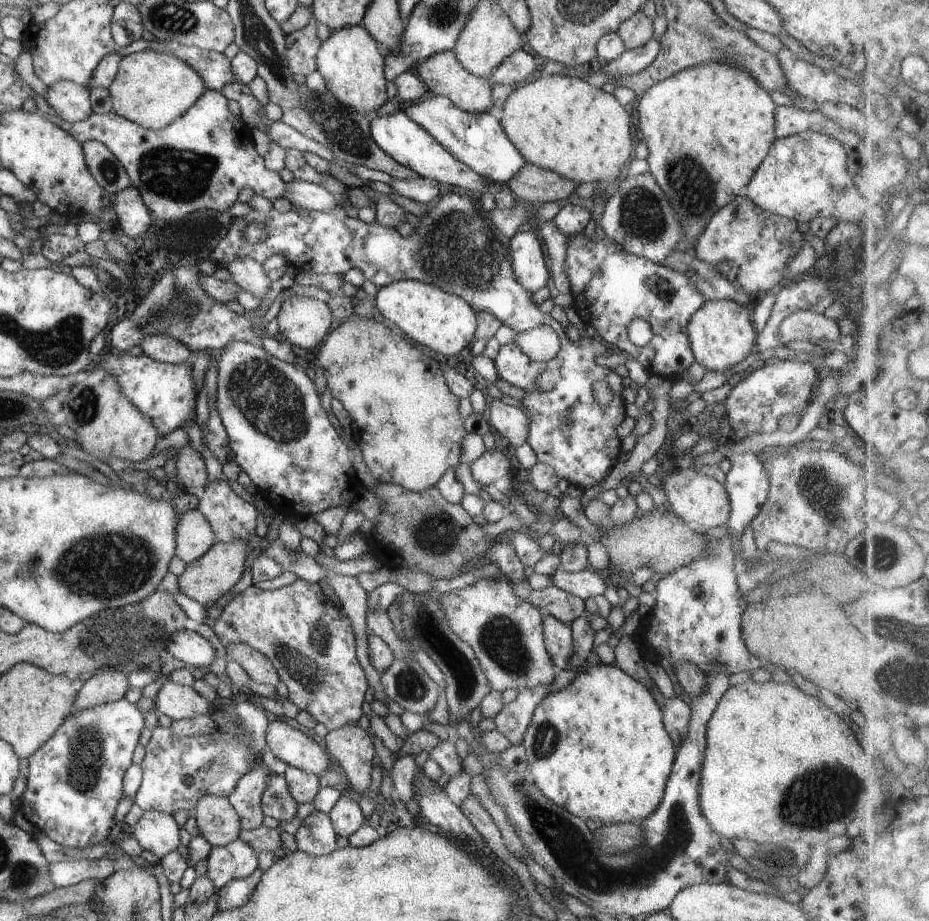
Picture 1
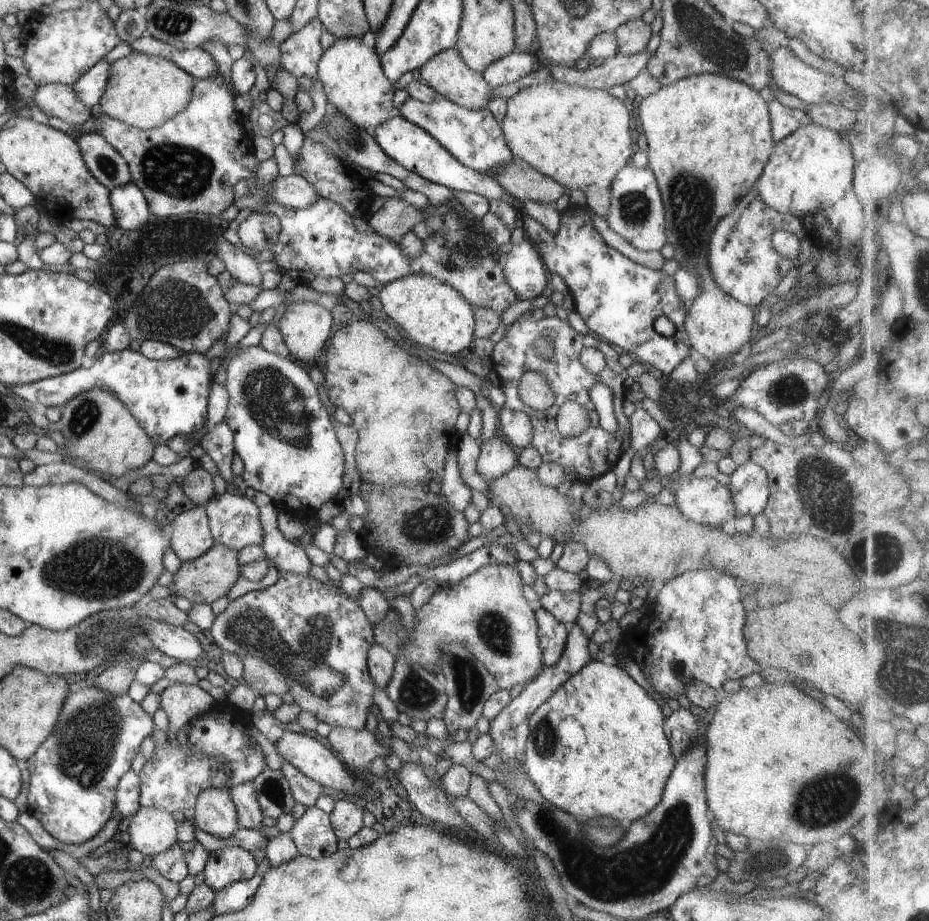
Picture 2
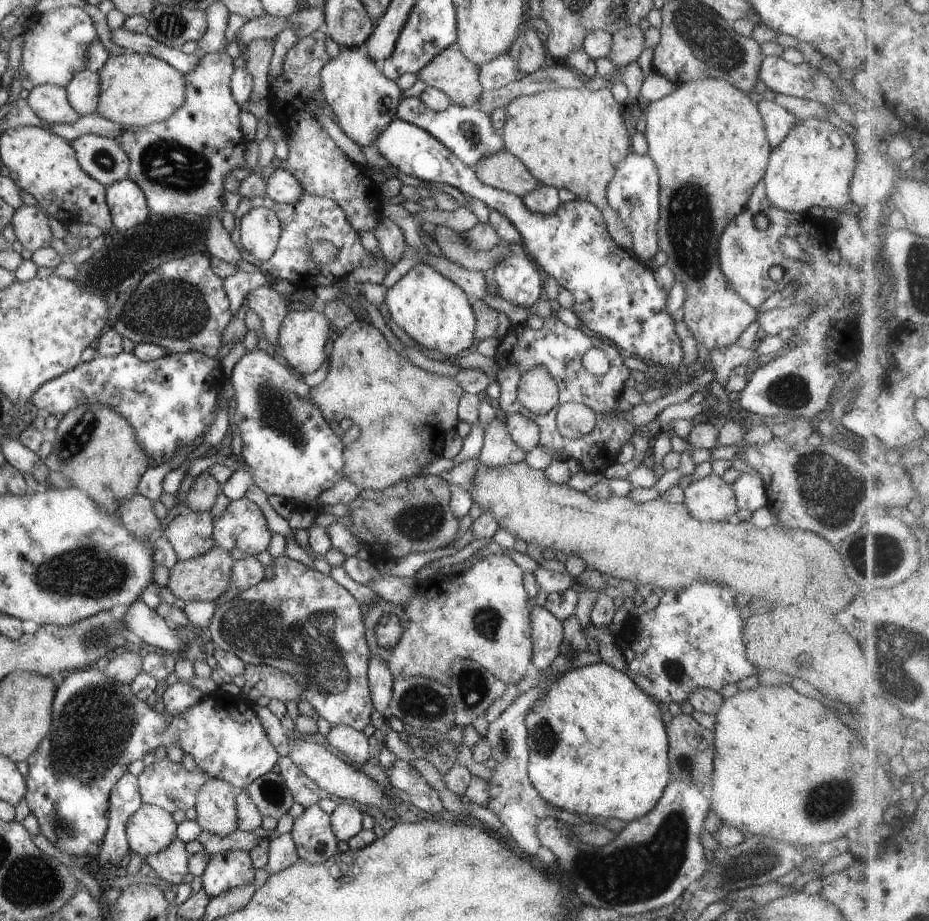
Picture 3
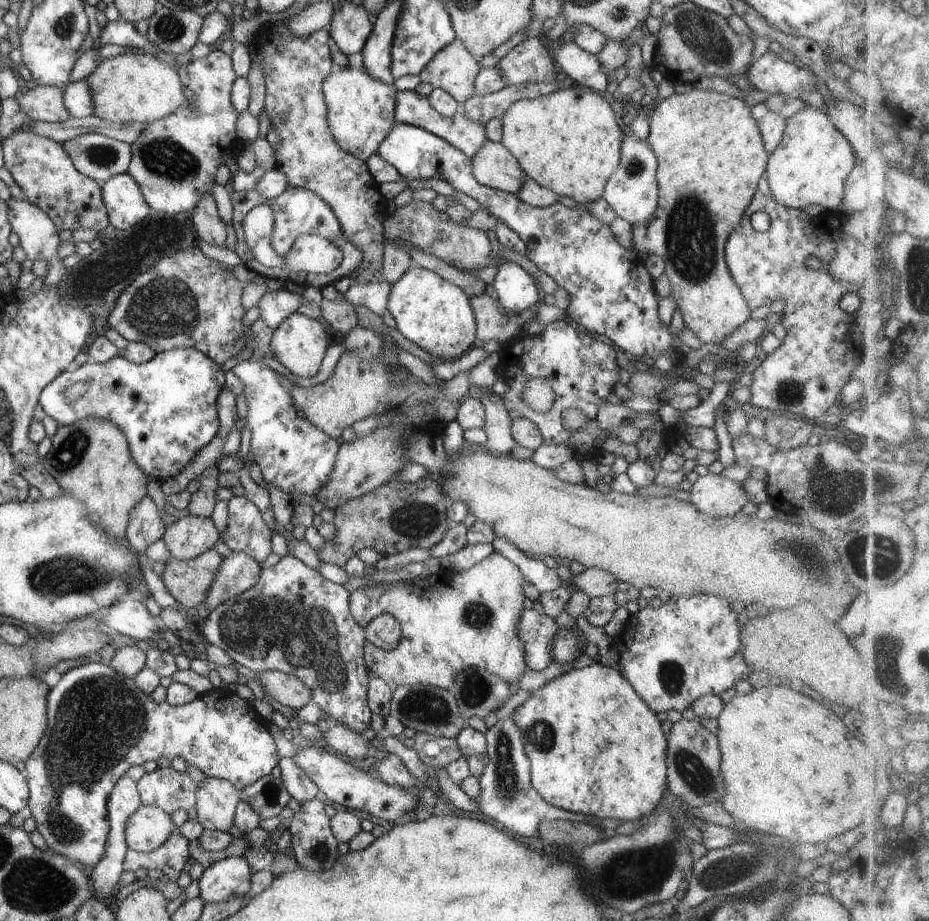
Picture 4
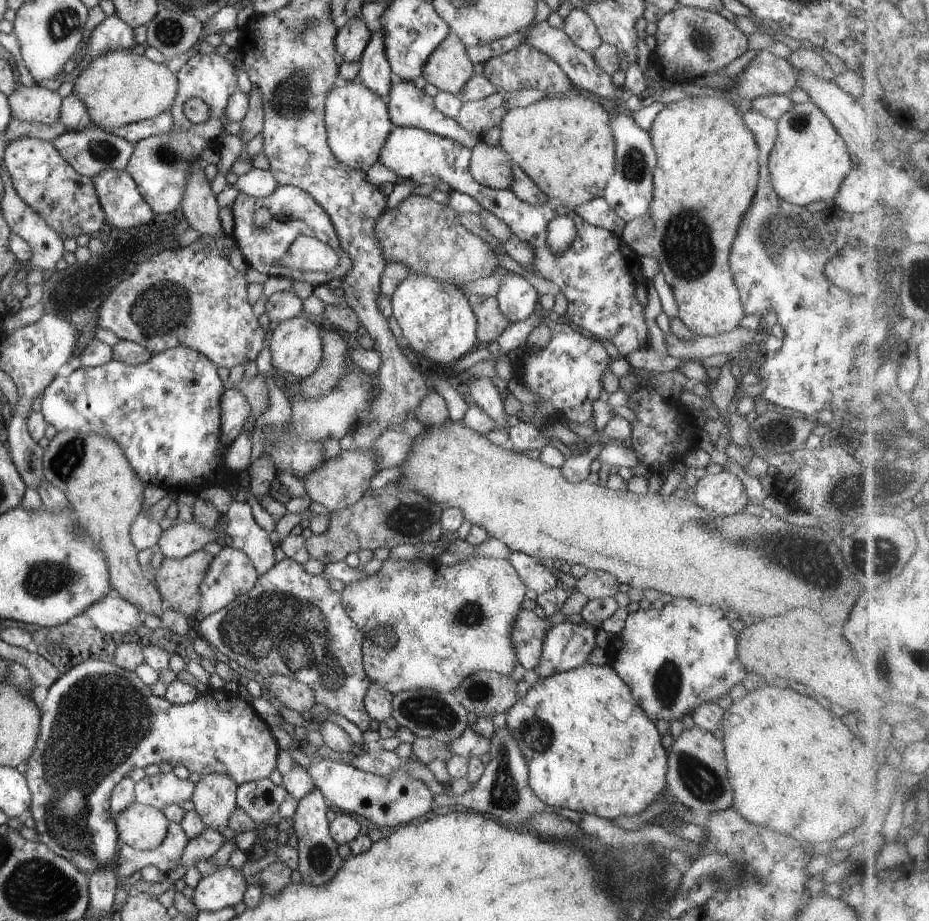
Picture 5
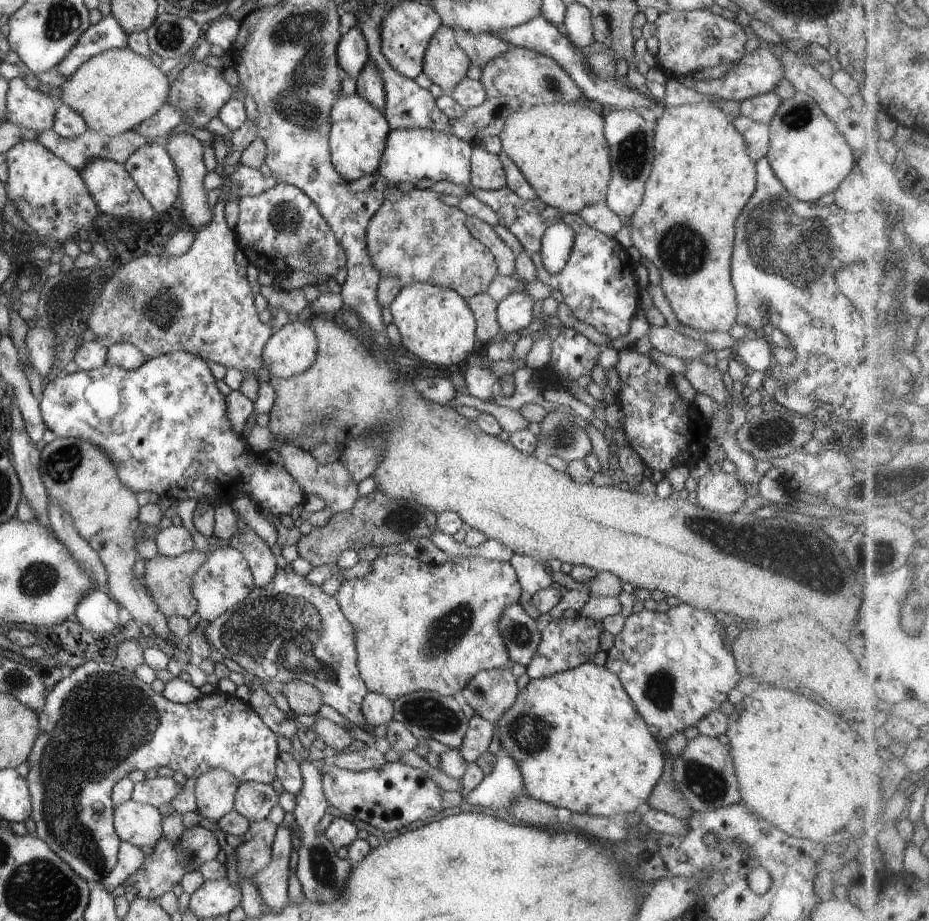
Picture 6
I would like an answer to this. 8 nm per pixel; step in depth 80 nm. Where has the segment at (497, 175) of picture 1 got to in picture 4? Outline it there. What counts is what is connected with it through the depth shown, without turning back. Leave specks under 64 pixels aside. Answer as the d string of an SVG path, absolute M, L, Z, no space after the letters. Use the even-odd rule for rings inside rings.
M414 89L398 91L396 93L394 120L396 123L412 125L446 139L451 145L462 150L470 158L485 143L485 140L488 139L485 127L481 123L475 123L466 118L463 103L459 104L457 111L452 116L446 117L441 115L430 104L426 95L417 93Z

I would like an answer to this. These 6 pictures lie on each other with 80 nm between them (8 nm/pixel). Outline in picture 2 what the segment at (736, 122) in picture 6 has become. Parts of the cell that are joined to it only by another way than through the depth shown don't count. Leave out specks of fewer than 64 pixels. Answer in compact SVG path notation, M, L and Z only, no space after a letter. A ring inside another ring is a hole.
M776 99L768 101L767 105L770 115L771 133L775 143L791 135L801 126L813 122L804 111L791 109L779 103Z

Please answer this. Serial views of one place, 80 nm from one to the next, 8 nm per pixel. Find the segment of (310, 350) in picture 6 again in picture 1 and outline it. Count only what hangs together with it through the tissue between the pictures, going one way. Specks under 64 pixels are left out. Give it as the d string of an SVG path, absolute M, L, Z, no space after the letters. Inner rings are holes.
M294 296L282 302L276 320L279 324L279 335L286 343L290 343L301 355L308 350L316 350L332 330L331 308L318 299Z

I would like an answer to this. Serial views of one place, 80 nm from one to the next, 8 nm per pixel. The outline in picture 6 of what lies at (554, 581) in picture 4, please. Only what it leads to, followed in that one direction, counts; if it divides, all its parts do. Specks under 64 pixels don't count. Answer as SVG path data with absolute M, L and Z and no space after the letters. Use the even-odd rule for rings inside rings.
M514 554L509 561L517 572L518 582L524 592L533 595L554 584L544 565L534 557Z

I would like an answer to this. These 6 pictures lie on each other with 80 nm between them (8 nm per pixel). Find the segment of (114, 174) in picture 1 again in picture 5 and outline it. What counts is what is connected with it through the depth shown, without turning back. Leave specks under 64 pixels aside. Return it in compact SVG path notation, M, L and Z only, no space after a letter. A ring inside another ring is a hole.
M88 127L74 132L64 131L49 141L78 174L91 179L106 169L124 169L135 147L135 143L128 139L98 127Z

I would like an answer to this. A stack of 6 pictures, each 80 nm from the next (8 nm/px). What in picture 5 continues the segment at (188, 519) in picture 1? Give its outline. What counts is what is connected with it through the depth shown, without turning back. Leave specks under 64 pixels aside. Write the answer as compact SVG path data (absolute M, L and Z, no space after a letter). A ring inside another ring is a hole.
M178 520L176 524L162 531L157 546L168 558L181 559L194 551L214 542L210 529L199 527L194 521L189 523Z

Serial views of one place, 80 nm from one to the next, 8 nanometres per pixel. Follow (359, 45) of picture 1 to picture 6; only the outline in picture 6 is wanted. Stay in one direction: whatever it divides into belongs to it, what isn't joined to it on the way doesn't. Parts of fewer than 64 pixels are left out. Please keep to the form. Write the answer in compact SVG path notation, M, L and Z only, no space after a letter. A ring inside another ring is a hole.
M342 93L331 108L331 120L329 147L333 167L347 183L368 174L374 174L379 169L385 140L391 131L385 114L356 93L352 96Z

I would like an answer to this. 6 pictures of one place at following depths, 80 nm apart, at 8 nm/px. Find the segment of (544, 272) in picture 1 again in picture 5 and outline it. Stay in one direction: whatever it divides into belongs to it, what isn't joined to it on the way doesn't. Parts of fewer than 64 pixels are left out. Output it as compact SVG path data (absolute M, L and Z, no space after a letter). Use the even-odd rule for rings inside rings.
M517 273L503 278L496 300L500 312L511 322L522 322L536 312L539 293Z

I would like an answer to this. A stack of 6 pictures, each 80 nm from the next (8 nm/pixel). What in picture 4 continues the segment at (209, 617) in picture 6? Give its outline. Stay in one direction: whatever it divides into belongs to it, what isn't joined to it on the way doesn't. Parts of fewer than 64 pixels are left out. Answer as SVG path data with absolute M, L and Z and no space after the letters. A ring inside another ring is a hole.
M232 551L221 560L221 565L209 586L205 608L213 611L223 602L252 588L260 576L262 566L242 551Z

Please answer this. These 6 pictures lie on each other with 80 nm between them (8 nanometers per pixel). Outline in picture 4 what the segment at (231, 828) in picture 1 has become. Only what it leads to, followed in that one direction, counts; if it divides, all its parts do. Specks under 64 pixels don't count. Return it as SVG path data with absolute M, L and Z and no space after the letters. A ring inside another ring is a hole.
M201 777L195 796L196 819L203 828L228 832L241 801L241 789L226 779Z

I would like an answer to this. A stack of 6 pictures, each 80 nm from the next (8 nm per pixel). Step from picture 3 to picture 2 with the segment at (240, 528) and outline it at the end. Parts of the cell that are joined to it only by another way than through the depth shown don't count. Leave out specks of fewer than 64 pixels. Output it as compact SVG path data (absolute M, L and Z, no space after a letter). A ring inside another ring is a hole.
M215 494L208 503L205 504L211 535L216 544L221 544L229 549L240 551L244 546L252 544L262 544L264 531L260 520L259 508L252 499L246 496Z

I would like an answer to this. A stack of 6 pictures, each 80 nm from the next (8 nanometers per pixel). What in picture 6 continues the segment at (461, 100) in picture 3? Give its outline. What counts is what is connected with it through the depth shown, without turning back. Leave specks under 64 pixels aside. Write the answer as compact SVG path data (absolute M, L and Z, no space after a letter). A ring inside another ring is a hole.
M444 23L433 34L422 60L423 73L446 94L466 77L470 59L456 42L452 27Z

